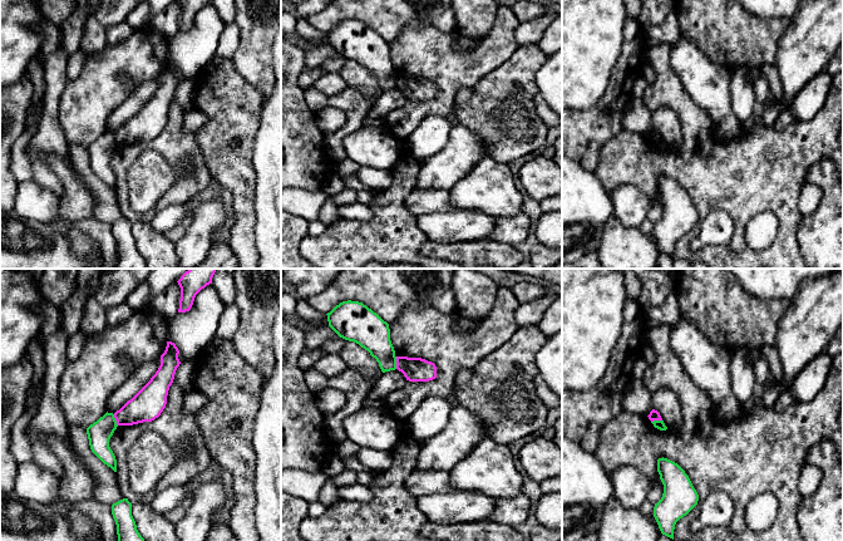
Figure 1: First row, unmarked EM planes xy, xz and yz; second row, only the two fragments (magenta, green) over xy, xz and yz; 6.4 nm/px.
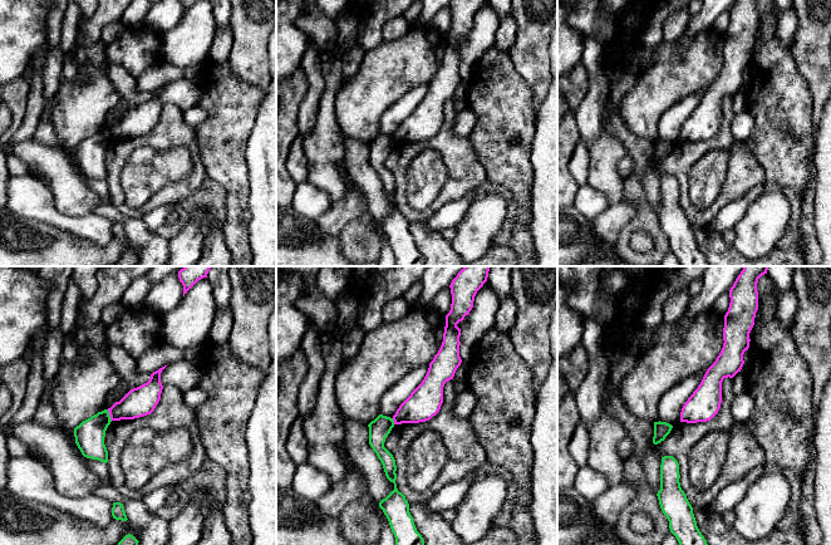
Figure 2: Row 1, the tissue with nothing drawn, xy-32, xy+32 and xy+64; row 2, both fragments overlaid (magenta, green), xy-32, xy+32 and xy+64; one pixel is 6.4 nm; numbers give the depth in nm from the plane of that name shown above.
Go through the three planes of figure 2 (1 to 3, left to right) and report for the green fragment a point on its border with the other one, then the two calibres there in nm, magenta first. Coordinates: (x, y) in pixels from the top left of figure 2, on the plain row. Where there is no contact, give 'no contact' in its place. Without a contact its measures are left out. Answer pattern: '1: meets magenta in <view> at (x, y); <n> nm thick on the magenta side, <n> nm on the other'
1: meets magenta in xy-32 at (109, 133); 190 nm thick on the magenta side, 190 nm on the other
2: meets magenta in xy+32 at (393, 138); 200 nm thick on the magenta side, 140 nm on the other
3: no contact

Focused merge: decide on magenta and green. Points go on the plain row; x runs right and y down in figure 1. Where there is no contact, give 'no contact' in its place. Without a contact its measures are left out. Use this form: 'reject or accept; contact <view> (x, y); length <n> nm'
reject; contact xz (397, 82); length 80 nm

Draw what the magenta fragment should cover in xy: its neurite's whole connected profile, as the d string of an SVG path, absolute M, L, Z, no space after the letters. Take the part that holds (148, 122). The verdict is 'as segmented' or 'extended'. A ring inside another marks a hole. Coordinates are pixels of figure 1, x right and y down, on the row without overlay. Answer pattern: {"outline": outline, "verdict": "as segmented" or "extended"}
{"outline": "M167 60L161 74L161 84L151 99L119 129L114 132L118 144L133 144L152 141L161 134L167 123L169 105L181 80L174 62Z", "verdict": "as segmented"}

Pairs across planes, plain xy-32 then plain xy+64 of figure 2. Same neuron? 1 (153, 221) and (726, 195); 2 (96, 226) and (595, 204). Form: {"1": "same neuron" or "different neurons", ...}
{"1": "different neurons", "2": "same neuron"}

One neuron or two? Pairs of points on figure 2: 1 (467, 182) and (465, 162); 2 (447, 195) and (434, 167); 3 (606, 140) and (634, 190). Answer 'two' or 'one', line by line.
1: one
2: two
3: two

